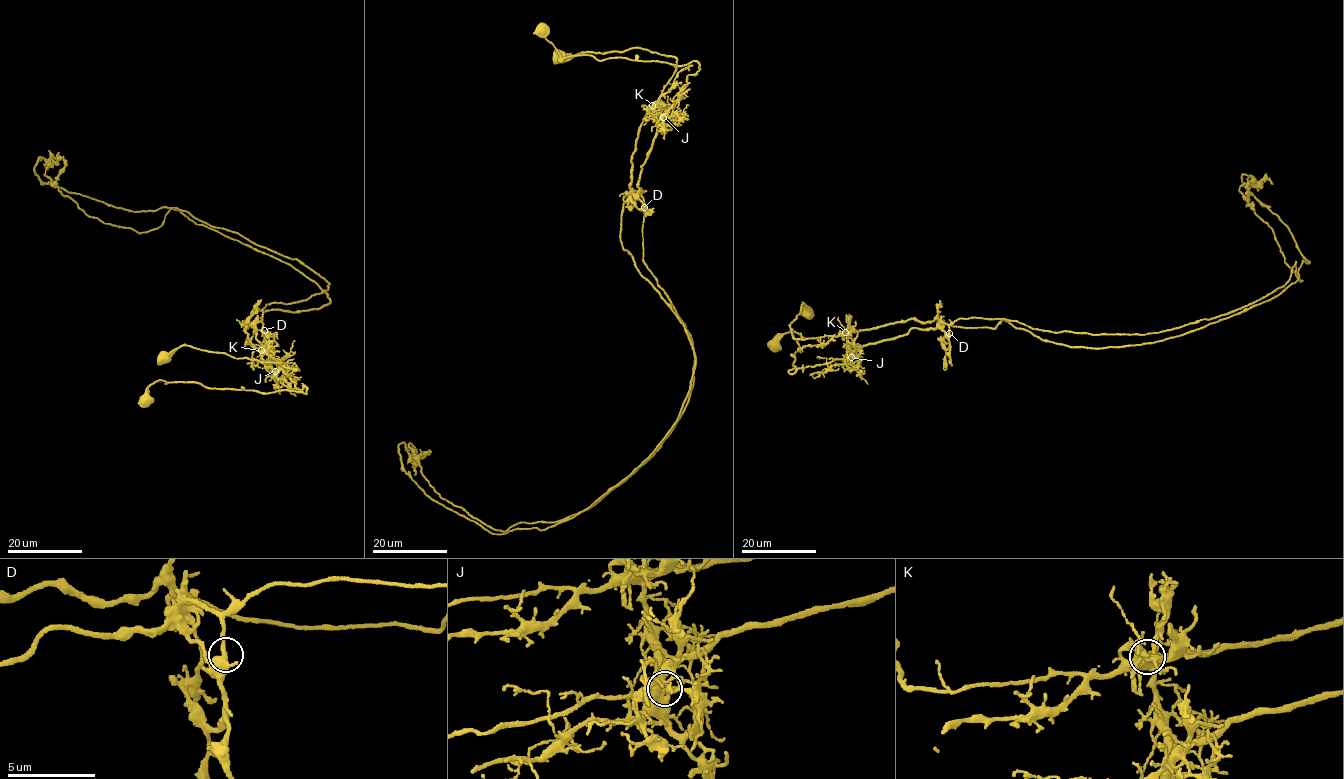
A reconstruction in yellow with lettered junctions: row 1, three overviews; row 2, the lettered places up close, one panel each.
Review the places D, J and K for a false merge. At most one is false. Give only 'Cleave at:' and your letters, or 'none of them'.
Cleave at: J

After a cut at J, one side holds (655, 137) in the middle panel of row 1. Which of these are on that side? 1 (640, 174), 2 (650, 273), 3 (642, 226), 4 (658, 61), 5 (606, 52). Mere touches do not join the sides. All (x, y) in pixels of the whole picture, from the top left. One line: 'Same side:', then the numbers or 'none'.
Same side: 1, 2, 3, 4

